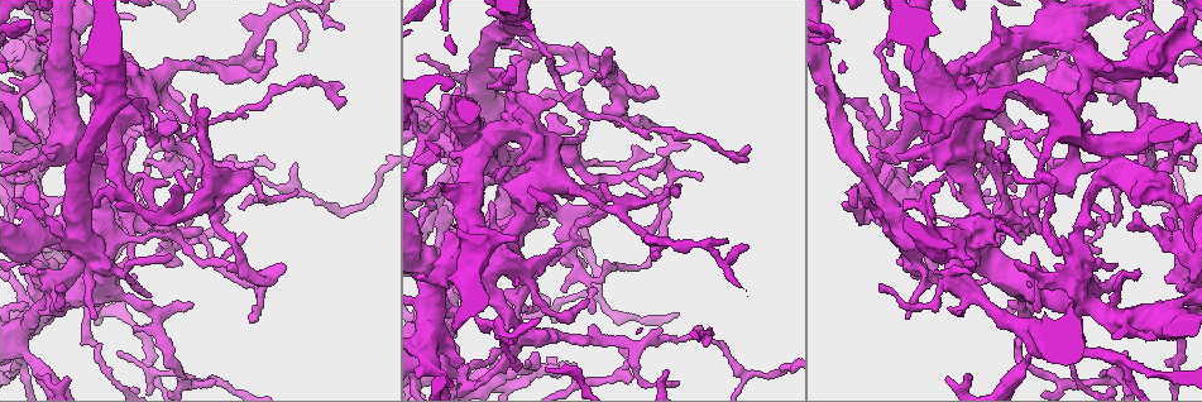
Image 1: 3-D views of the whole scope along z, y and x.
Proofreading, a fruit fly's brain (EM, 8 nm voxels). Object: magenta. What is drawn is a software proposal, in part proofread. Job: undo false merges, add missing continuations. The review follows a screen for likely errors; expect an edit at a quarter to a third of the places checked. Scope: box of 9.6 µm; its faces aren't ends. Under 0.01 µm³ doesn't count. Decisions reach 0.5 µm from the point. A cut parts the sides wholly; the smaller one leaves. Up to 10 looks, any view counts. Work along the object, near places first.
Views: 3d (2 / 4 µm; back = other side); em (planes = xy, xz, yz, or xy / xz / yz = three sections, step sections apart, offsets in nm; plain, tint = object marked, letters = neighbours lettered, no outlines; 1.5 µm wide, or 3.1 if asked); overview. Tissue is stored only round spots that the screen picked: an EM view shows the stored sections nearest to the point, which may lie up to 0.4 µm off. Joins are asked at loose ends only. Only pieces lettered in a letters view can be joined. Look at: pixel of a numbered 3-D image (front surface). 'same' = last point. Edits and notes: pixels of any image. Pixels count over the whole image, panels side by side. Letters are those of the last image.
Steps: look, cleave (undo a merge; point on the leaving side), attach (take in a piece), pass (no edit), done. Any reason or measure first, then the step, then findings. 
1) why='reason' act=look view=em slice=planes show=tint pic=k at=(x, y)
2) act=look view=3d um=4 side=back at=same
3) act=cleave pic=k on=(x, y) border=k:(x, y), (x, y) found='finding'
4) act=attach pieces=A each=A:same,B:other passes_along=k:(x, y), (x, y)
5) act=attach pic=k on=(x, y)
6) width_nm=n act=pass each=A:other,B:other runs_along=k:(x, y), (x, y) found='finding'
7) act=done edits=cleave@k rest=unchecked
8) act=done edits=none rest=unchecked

why='an open end' act=look view=3d um=2 pic=1 at=(647, 193)

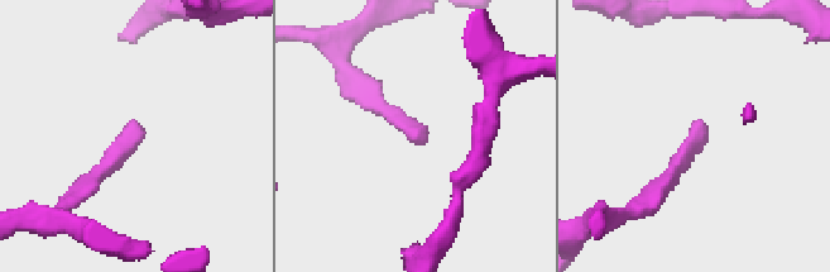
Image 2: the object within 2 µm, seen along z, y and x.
why='need the tissue' act=look view=em slice=planes show=letters pic=2 at=(423, 137)

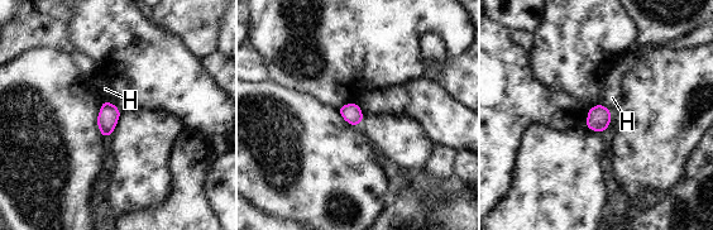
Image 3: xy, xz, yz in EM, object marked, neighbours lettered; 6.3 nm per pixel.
act=pass each=H:other border=3:(105, 100), (114, 105) found='no lettered piece goes on from it'

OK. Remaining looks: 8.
why='tapers out' act=look view=3d um=2 pic=1 at=(621, 349)

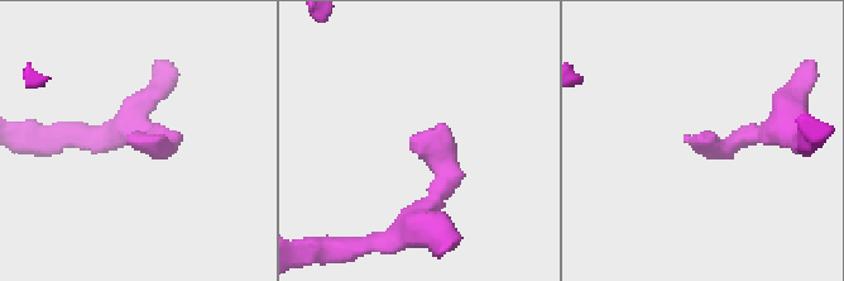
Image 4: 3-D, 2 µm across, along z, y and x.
act=look view=em slice=yz step=8 show=tint pic=4 at=(702, 135)

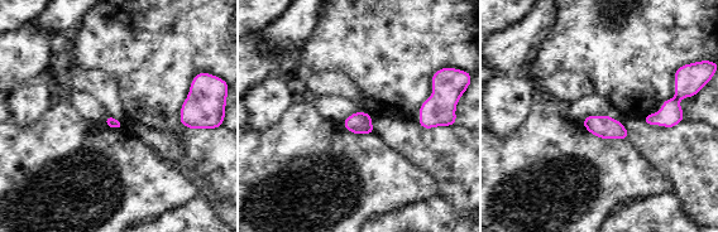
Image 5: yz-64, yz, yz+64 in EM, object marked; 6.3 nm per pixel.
act=look view=em slice=yz step=8 show=letters at=same

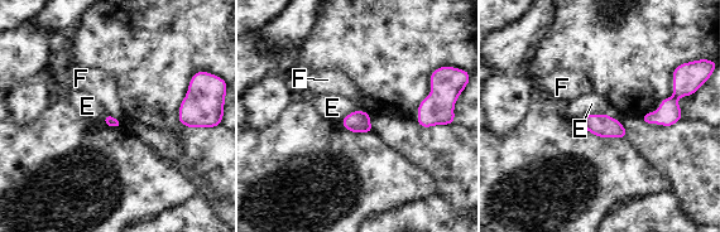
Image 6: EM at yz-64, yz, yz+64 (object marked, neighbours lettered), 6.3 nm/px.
act=pass each=E:other,F:other border=6:(618, 119), (586, 114), (579, 121) found='none of them fits'

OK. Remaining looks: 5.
why='free end' act=look view=em slice=planes show=letters pic=1 at=(126, 258)

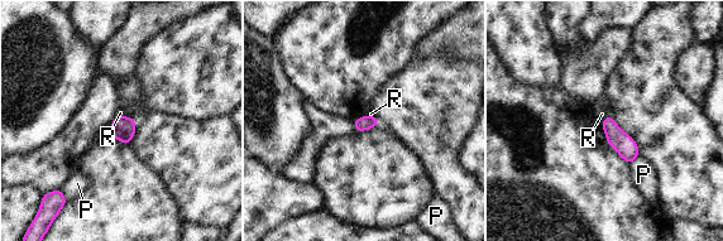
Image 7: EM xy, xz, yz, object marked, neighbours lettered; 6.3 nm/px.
act=pass each=P:other,R:other border=7:(607, 115), (603, 120) found='no lettered piece goes on from it'

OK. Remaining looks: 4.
why='an open end' act=look view=em slice=planes show=letters pic=1 at=(997, 246)

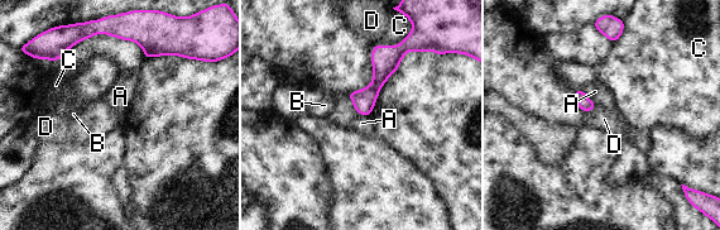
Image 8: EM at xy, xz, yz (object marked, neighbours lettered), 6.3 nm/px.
act=pass each=A:other,B:other,C:other,D:other border=8:(346, 94), (358, 113) found='no lettered piece goes on from it'

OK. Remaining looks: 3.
act=done edits=none rest=unchecked

